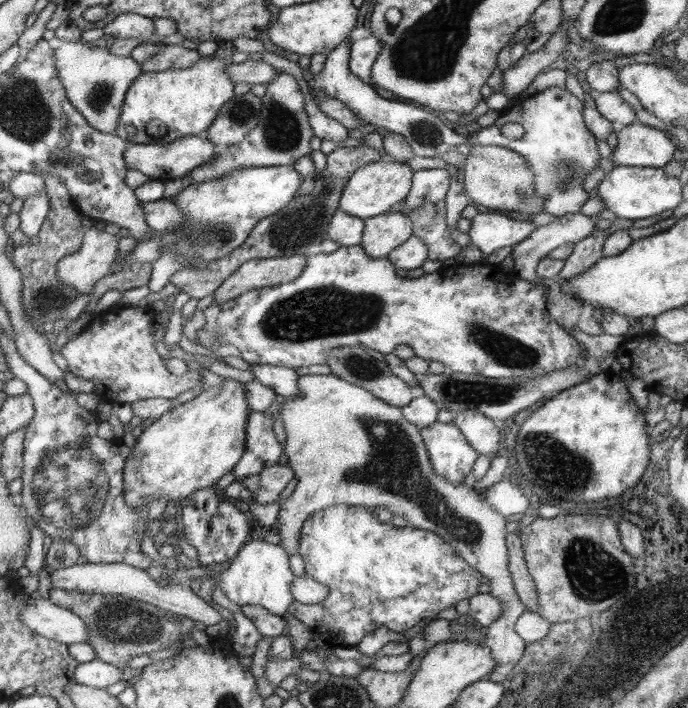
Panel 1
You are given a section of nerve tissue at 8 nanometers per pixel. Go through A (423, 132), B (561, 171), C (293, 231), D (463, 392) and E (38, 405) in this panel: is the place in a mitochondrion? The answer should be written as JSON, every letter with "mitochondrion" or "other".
{"A":"mitochondrion","B":"mitochondrion","C":"mitochondrion","D":"mitochondrion","E":"other"}

